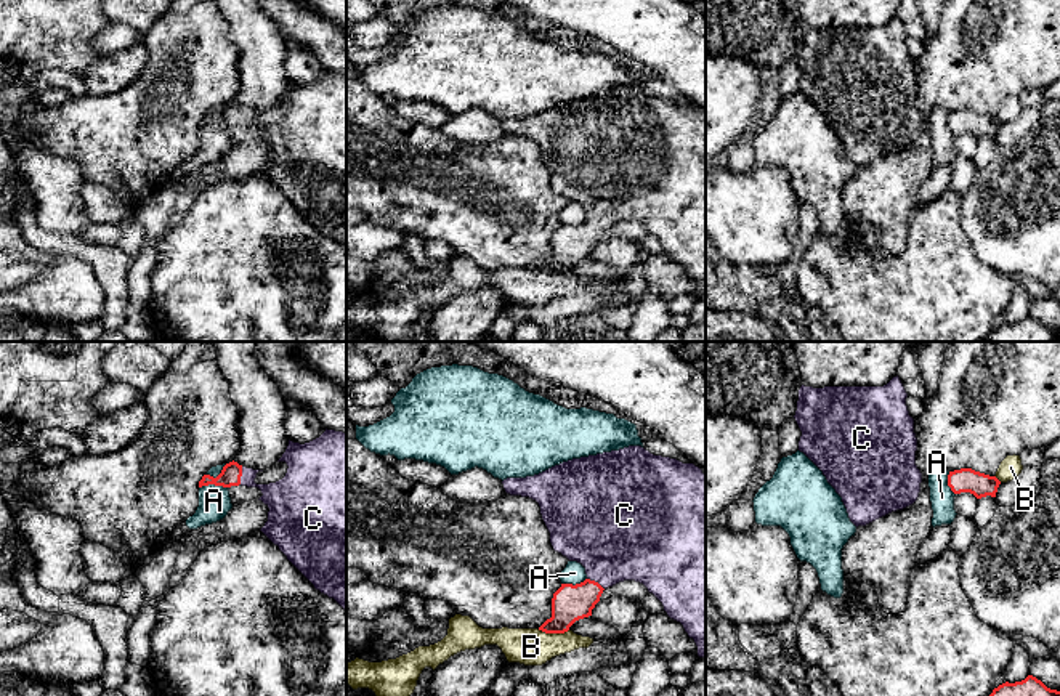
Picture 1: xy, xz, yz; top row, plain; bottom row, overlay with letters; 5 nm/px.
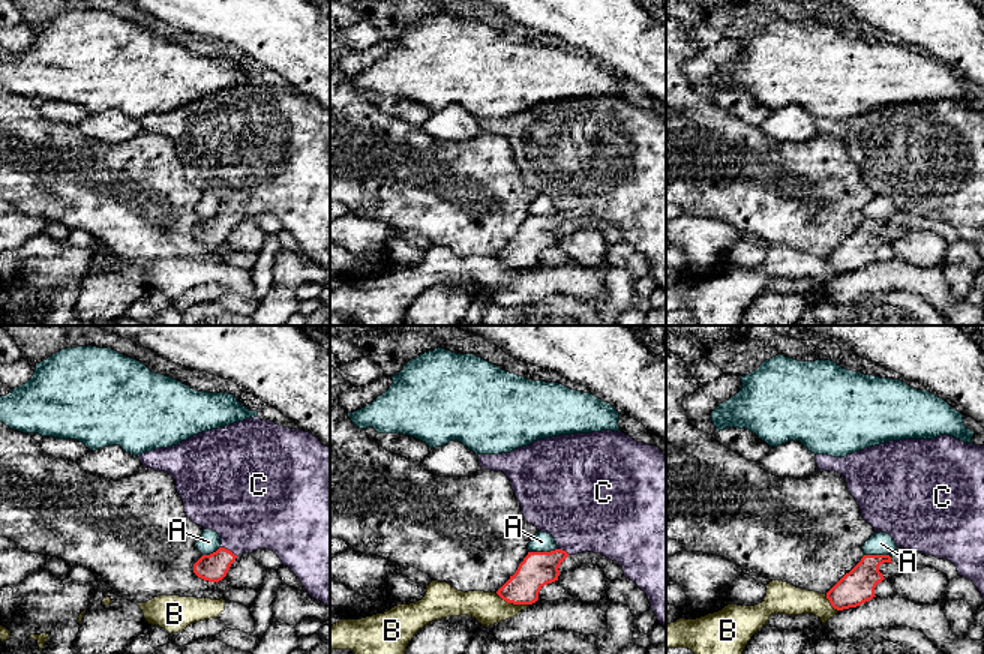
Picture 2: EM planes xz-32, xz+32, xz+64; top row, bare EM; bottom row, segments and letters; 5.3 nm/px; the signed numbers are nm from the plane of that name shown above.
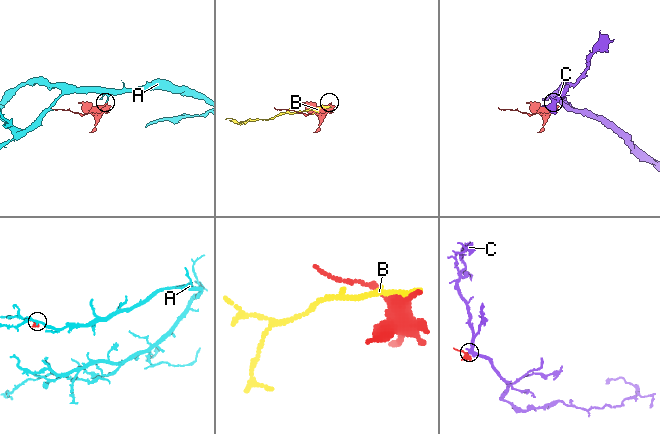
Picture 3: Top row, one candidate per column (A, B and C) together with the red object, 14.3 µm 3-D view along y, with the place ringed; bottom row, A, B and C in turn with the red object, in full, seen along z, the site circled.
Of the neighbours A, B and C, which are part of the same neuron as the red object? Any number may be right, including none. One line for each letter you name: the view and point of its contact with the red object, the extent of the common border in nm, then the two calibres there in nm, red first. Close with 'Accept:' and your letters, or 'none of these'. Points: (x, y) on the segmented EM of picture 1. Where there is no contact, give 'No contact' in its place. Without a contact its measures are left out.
C: Touches red at xy (241, 475). Shared border 90 nm. Thickness 100 nm (red) against 190 nm
Accept: C

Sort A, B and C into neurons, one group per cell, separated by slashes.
A / B / C

